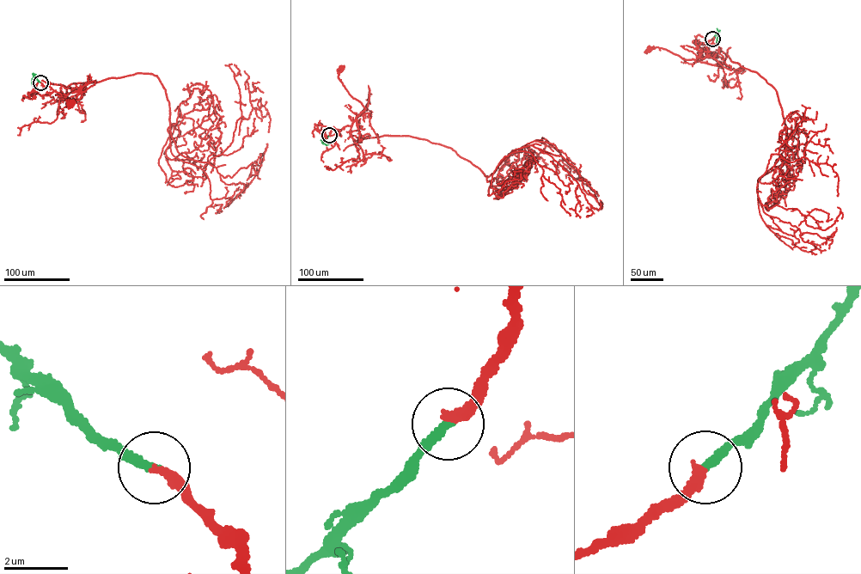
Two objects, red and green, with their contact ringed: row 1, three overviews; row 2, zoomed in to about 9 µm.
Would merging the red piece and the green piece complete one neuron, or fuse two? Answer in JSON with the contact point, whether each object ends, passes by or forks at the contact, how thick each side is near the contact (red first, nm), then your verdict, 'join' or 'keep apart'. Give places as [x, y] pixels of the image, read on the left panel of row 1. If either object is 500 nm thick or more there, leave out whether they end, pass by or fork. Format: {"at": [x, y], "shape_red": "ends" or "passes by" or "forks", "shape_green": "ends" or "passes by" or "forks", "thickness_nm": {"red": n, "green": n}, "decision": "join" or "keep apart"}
{"at": [40, 82], "shape_red": "ends", "shape_green": "ends", "thickness_nm": {"red": 320, "green": 280}, "decision": "join"}

